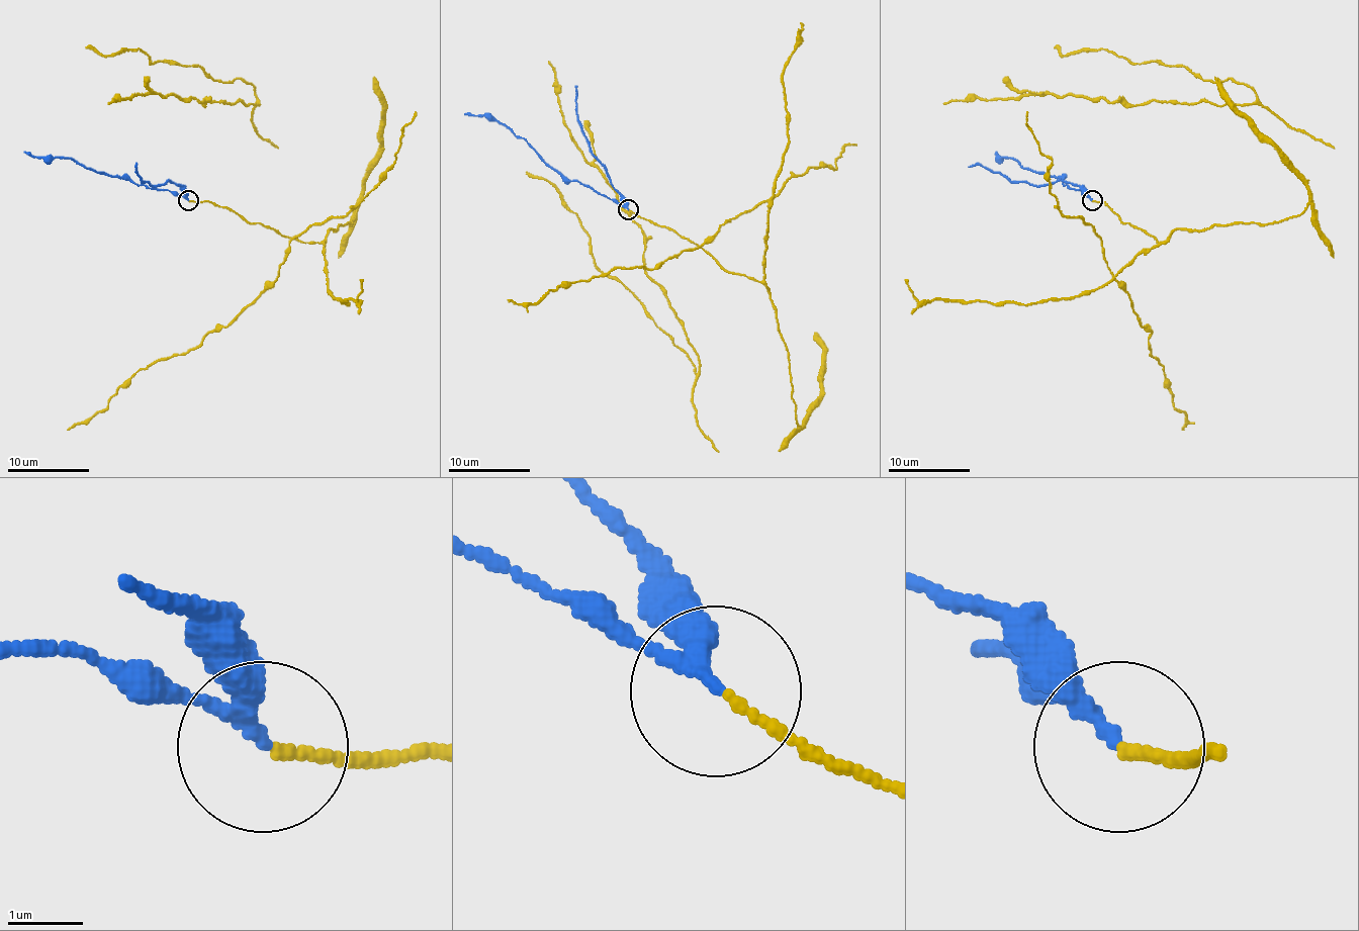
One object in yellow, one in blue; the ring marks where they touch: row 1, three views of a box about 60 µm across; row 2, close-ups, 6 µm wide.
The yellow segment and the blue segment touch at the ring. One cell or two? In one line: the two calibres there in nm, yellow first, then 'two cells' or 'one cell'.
120/180 nm | one cell

